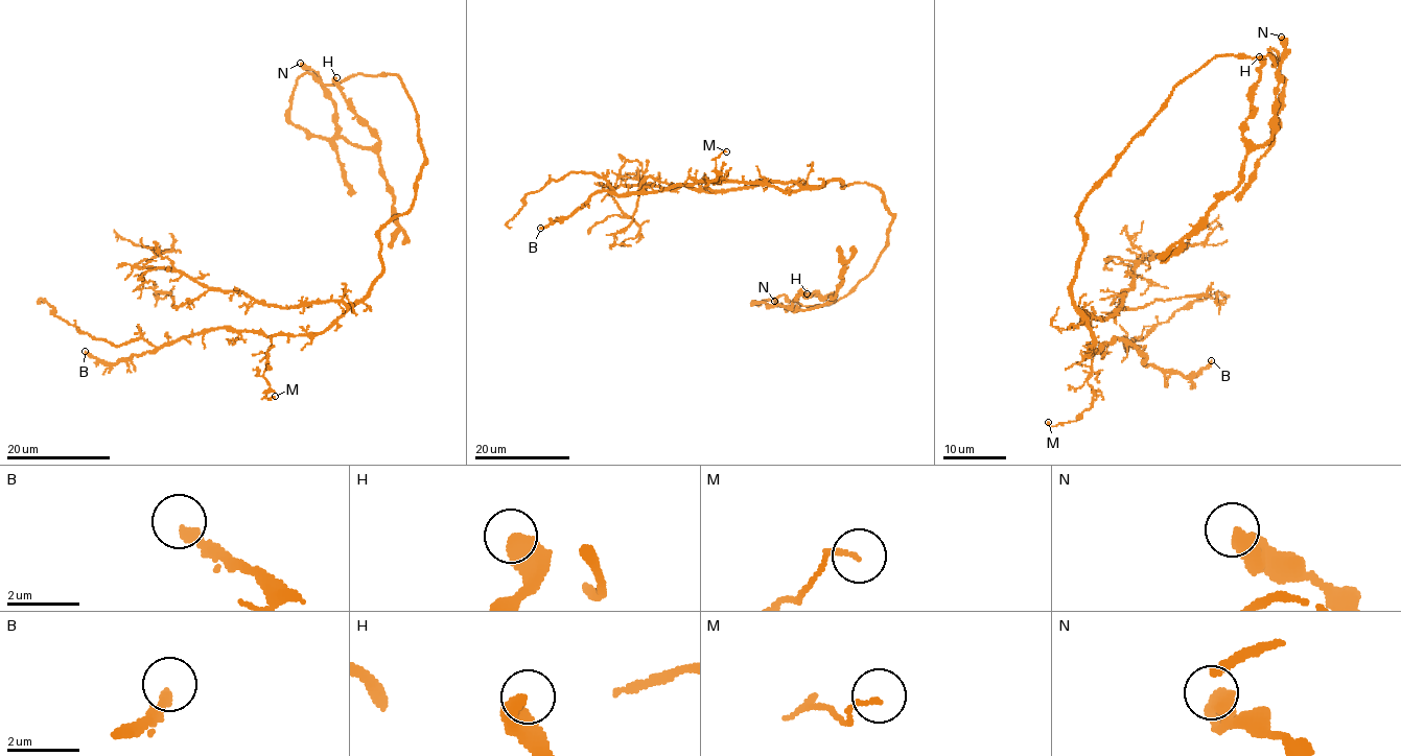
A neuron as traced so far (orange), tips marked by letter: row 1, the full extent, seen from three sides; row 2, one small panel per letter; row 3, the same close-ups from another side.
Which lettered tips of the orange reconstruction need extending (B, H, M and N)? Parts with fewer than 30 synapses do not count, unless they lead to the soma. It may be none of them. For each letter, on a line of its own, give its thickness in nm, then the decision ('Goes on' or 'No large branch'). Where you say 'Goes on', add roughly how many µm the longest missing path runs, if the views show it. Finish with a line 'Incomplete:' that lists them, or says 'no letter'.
B: Thickness 260 nm. Goes on. Missing length about 35 µm
H: Thickness 440 nm. No large branch
M: Thickness 130 nm. No large branch
N: Thickness 550 nm. No large branch
Incomplete: B

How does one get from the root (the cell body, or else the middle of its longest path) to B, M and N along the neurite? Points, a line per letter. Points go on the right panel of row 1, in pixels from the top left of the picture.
B: (1093, 191), (1076, 217), (1083, 249), (1071, 288), (1089, 353), (1118, 337), (1184, 378), (1211, 360)
M: (1093, 191), (1076, 217), (1083, 249), (1071, 288), (1096, 352), (1093, 402), (1075, 421), (1048, 422)
N: (1093, 191), (1170, 92), (1215, 56), (1270, 54), (1276, 66), (1275, 49), (1284, 91), (1273, 131), (1281, 37)

